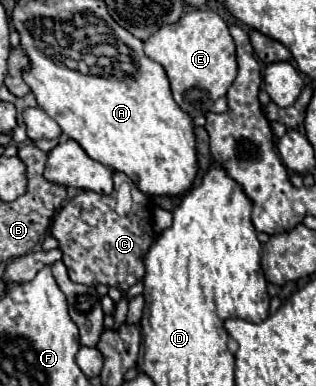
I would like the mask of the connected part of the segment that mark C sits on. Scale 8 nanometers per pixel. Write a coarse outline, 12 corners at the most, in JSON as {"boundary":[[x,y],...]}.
{"boundary":[[81,192],[51,226],[69,278],[127,292],[145,276],[153,204]]}

